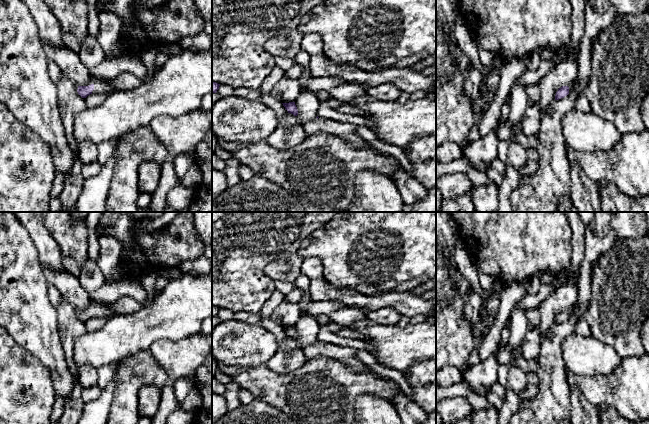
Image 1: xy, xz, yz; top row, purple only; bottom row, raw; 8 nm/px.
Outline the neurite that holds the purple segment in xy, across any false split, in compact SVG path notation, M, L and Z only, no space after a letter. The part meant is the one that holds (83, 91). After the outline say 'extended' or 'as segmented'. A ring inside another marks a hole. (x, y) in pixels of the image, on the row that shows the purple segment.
M92 76L85 86L78 86L77 92L82 98L86 98L90 94L111 94L117 89L110 87L108 80L111 78Z; extended

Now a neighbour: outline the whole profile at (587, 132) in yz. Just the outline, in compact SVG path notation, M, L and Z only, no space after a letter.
M577 109L562 118L562 134L567 145L581 152L607 151L621 136L610 121Z

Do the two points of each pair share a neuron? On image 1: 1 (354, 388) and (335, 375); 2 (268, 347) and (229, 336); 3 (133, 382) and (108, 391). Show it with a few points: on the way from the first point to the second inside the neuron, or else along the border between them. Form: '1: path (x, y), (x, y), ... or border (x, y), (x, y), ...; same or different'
1: path (349, 385), (340, 380); same
2: path (258, 345), (239, 343); same
3: border (114, 378), (114, 396), (108, 412); different

